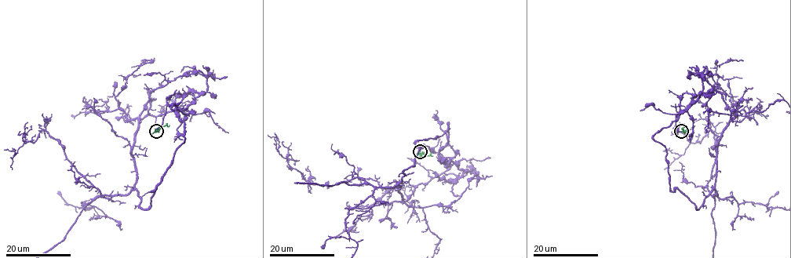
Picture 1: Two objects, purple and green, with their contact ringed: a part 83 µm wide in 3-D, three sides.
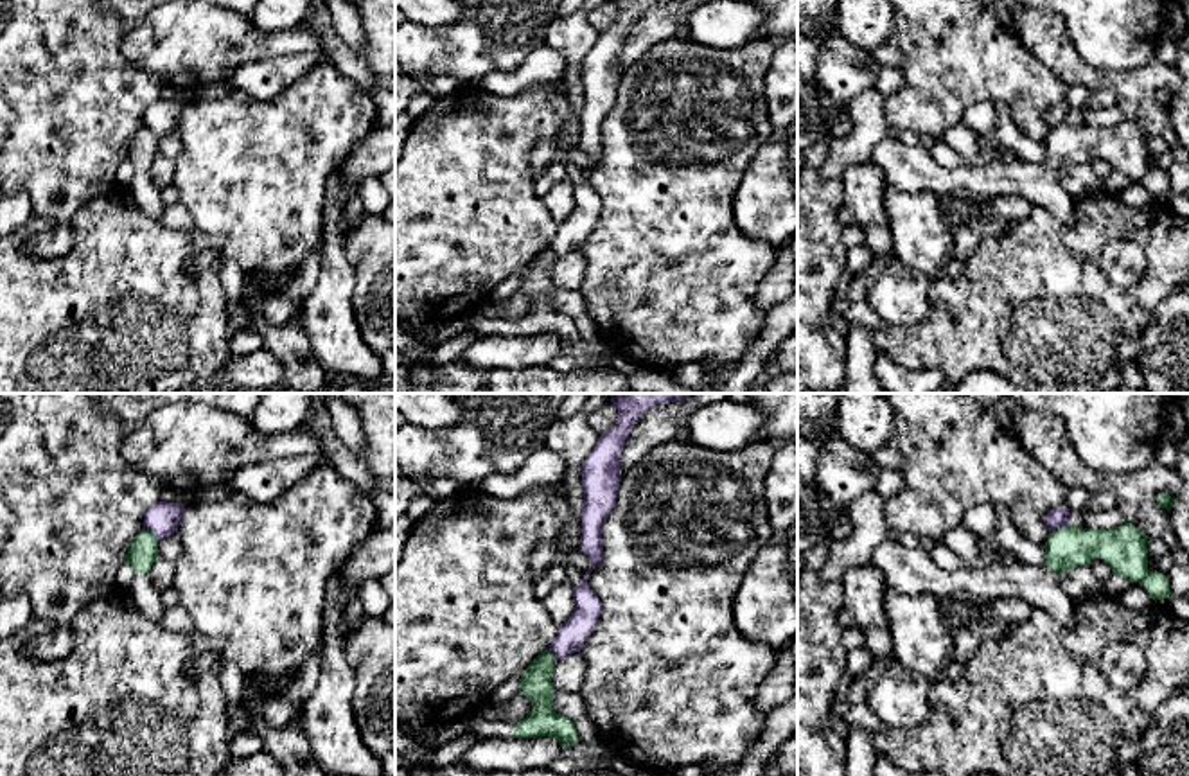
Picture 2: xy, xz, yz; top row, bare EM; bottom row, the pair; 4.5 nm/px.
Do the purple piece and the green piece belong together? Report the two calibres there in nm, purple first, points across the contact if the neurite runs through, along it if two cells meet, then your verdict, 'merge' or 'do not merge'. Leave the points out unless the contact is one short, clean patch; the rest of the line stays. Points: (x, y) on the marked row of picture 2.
calibres 90 and 190 nm; border yz (1071, 520), (1049, 534); do not merge

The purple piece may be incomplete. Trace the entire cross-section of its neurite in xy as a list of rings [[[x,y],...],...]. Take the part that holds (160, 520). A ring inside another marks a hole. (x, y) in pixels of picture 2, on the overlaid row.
[[[158,501],[145,510],[144,528],[149,530],[156,537],[156,541],[162,541],[172,532],[178,532],[183,510],[183,503]]]

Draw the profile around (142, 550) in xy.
[[[142,528],[142,532],[129,542],[124,562],[129,562],[135,577],[126,589],[137,607],[153,622],[160,622],[165,607],[160,600],[160,591],[153,586],[149,571],[158,557],[156,537]]]

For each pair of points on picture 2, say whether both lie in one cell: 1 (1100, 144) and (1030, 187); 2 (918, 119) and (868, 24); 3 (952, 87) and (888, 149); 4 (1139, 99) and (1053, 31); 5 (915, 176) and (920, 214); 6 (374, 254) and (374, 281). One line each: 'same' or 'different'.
1: same
2: different
3: different
4: same
5: different
6: same

